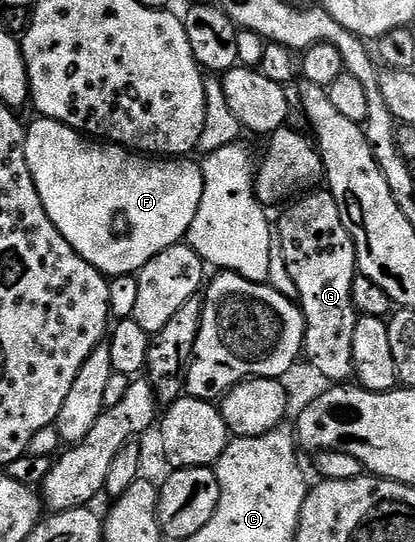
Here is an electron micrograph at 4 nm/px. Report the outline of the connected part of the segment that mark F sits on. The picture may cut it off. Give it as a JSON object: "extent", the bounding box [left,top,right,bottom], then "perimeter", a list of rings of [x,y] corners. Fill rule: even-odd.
{"extent":[25,118,203,276],"perimeter":[[[35,118],[25,131],[25,162],[29,162],[29,174],[33,174],[37,194],[41,194],[45,214],[49,214],[65,242],[104,276],[138,273],[161,250],[186,237],[203,193],[203,170],[196,161],[194,164],[191,158],[148,158],[121,144],[88,138],[56,120]]]}

